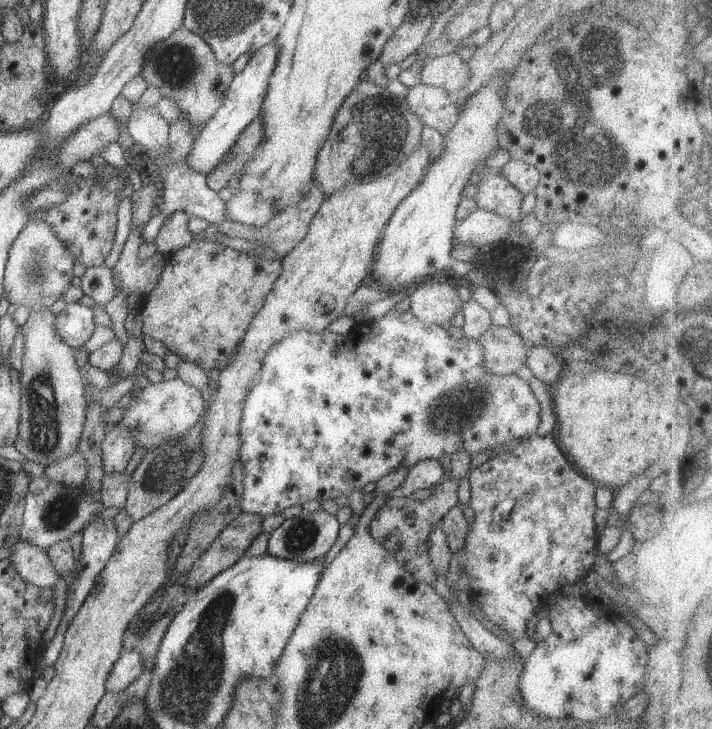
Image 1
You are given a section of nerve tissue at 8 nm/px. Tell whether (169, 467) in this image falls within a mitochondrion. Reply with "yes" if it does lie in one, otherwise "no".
yes

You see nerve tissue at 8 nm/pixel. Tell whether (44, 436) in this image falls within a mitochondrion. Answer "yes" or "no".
yes

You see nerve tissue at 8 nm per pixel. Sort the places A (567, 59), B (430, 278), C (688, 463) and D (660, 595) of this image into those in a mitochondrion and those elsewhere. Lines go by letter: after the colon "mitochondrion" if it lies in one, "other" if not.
A: mitochondrion
B: other
C: other
D: other

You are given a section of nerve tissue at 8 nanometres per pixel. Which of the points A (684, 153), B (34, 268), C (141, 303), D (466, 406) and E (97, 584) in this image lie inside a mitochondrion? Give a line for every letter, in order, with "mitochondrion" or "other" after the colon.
A: other
B: mitochondrion
C: other
D: mitochondrion
E: other

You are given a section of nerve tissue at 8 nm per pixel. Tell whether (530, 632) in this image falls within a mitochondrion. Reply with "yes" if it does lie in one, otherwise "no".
no

